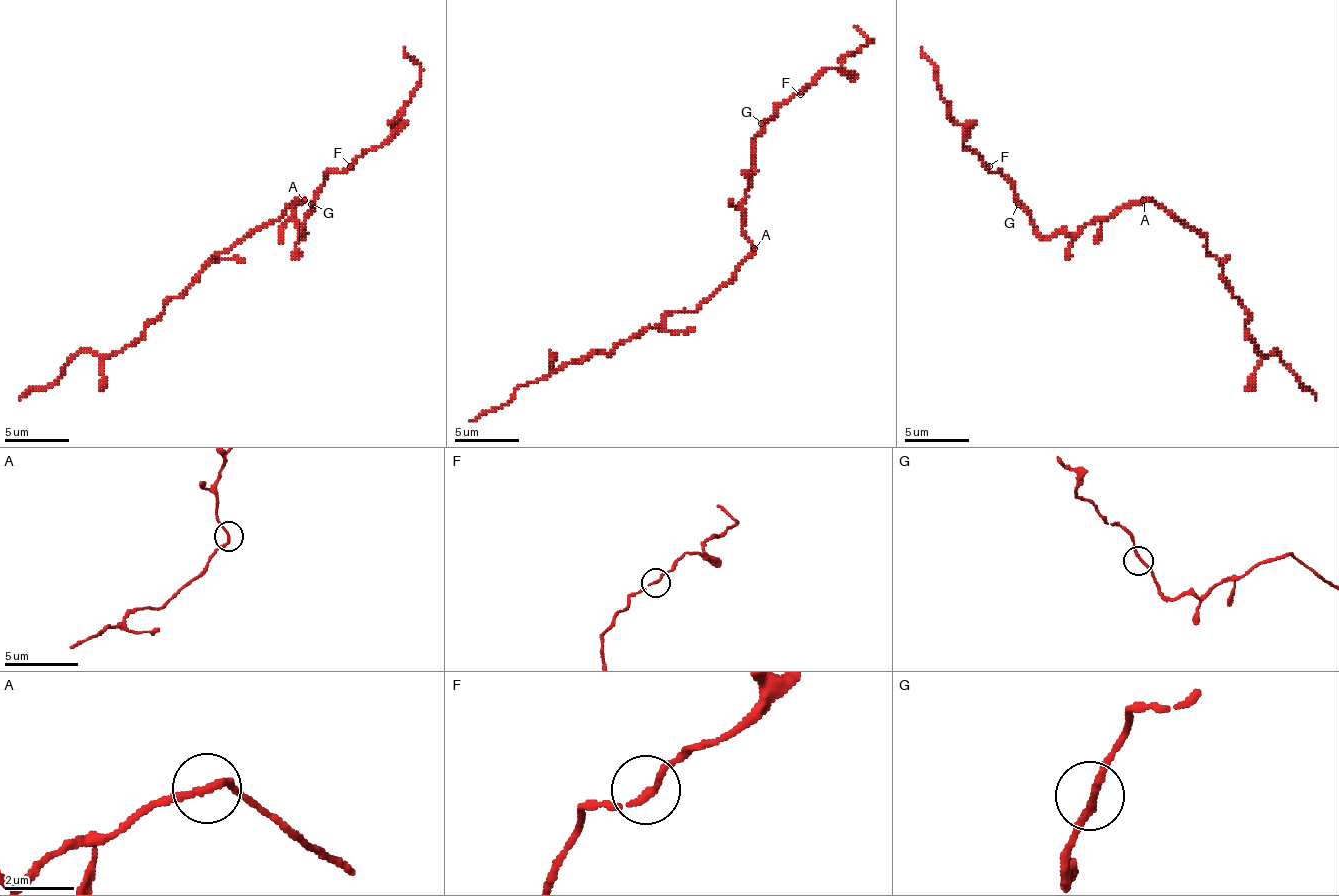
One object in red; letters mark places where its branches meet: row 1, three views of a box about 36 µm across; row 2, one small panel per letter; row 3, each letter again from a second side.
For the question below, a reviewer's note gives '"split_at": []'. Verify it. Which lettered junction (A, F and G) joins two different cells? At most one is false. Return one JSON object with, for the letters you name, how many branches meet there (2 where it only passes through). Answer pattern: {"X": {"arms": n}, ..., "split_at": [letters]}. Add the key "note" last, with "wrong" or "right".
{"split_at": [], "note": "right"}

